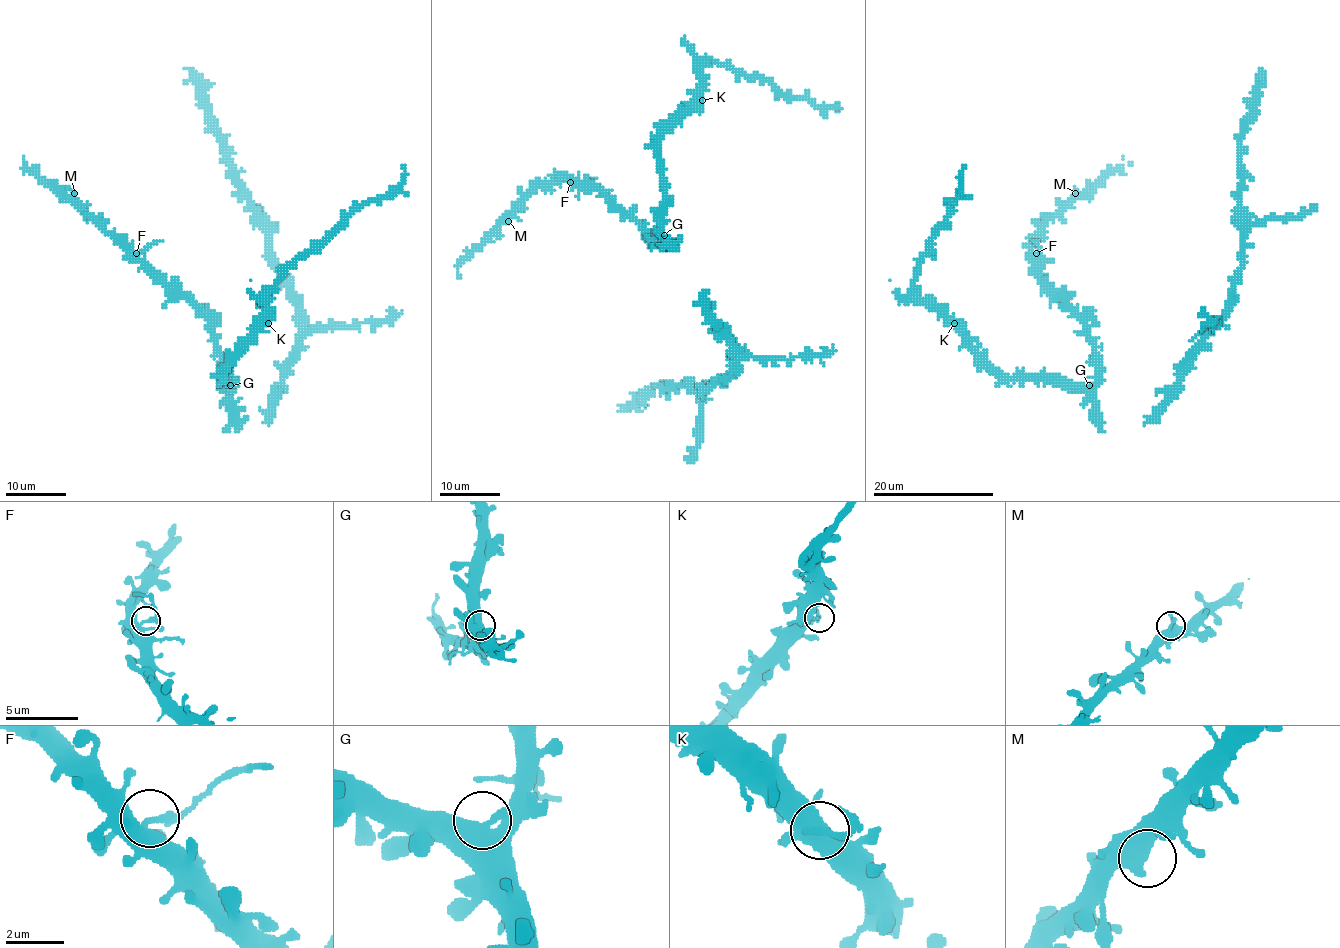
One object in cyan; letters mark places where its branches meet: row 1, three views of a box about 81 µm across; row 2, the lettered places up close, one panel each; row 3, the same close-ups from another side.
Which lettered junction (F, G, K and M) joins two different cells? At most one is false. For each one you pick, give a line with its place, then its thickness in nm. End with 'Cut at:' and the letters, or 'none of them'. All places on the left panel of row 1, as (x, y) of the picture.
F: (136, 253) | 280 nm
Cut at: F

